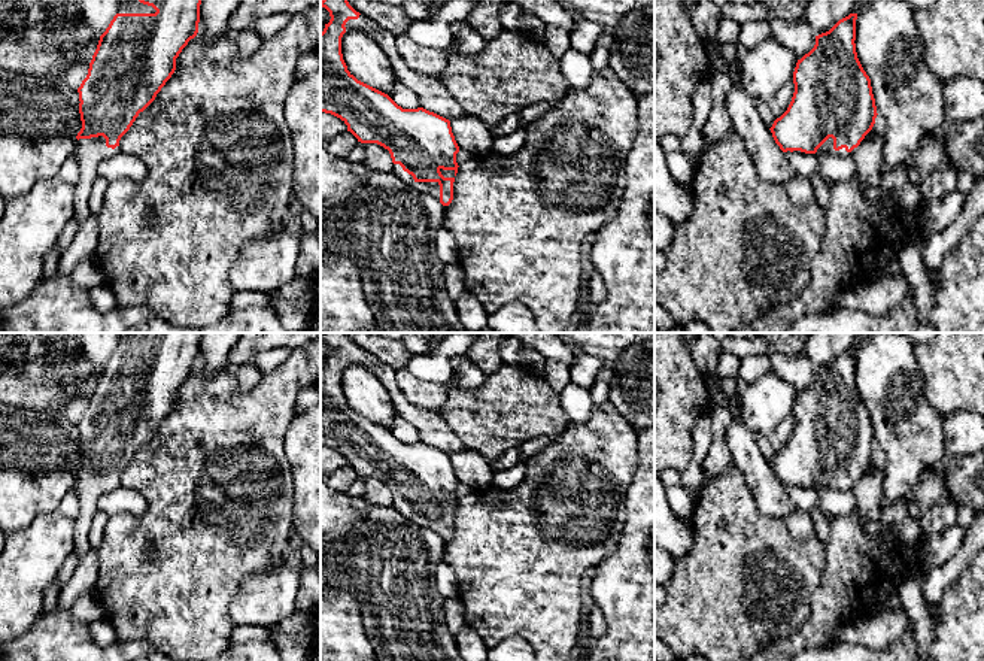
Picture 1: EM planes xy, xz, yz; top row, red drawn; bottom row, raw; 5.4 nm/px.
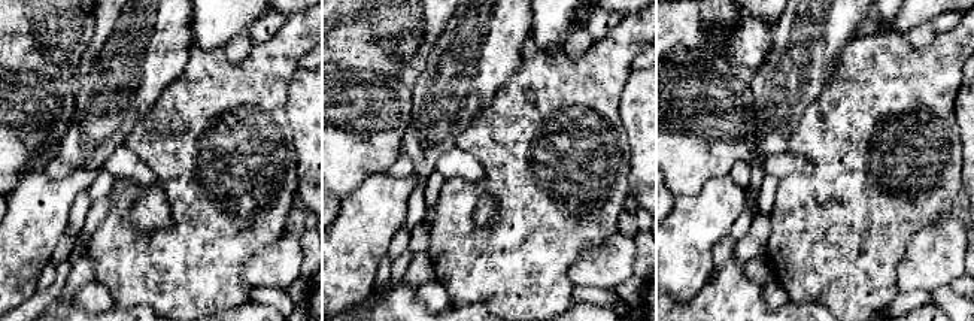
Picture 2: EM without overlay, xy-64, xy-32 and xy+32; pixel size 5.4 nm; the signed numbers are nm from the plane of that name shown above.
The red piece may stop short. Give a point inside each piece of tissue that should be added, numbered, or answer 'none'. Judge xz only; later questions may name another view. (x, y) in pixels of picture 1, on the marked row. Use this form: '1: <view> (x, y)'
1: xz (433, 94)
2: xz (433, 188)

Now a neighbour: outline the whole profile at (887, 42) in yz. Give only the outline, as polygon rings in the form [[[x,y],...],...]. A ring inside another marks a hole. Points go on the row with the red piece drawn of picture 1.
[[[871,0],[857,12],[857,58],[871,79],[887,133],[881,172],[908,164],[921,137],[944,124],[942,84],[924,63],[915,12],[901,0]]]

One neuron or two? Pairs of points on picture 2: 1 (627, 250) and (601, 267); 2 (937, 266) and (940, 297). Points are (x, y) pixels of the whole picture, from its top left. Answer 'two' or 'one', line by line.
1: one
2: two

